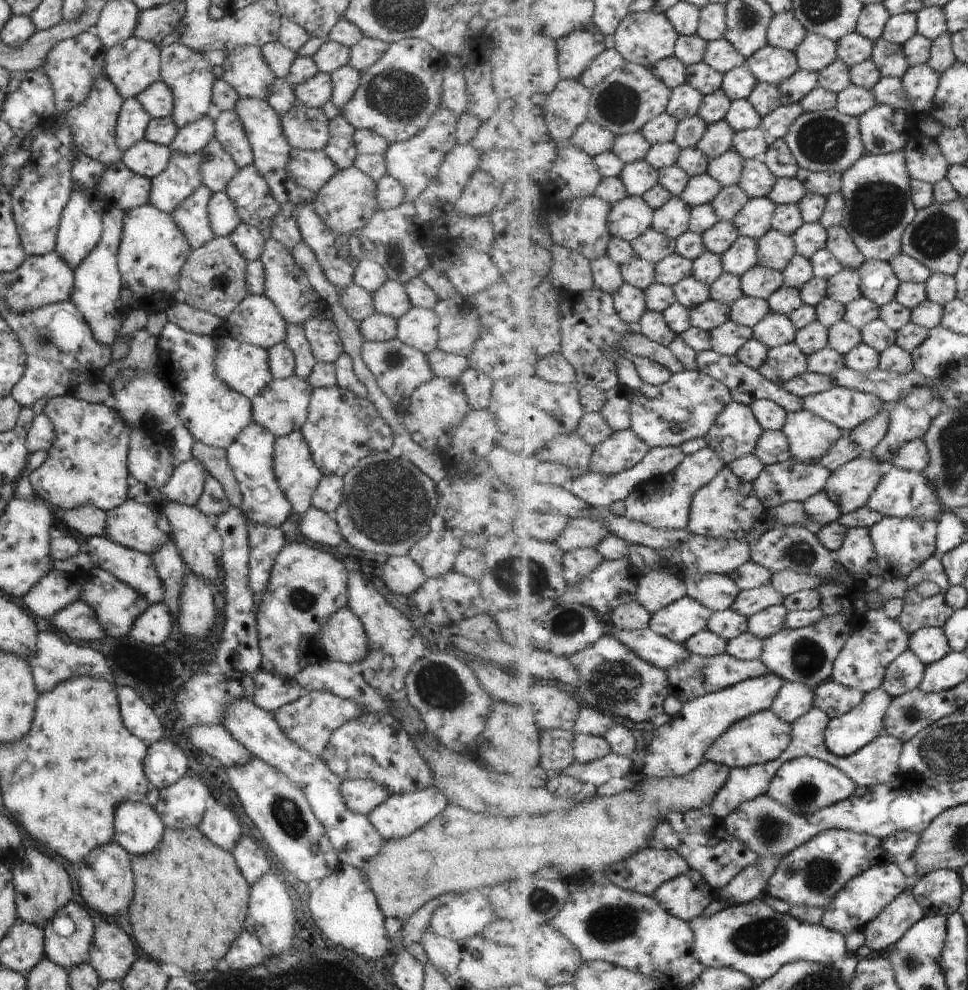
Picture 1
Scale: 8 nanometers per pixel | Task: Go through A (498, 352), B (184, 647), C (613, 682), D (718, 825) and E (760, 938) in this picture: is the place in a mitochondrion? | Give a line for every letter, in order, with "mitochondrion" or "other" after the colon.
A: mitochondrion
B: other
C: mitochondrion
D: other
E: mitochondrion

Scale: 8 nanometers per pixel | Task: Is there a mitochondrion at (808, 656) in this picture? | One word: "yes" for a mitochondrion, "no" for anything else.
yes

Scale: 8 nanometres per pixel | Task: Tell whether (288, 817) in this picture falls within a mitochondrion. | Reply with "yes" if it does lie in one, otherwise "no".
yes

